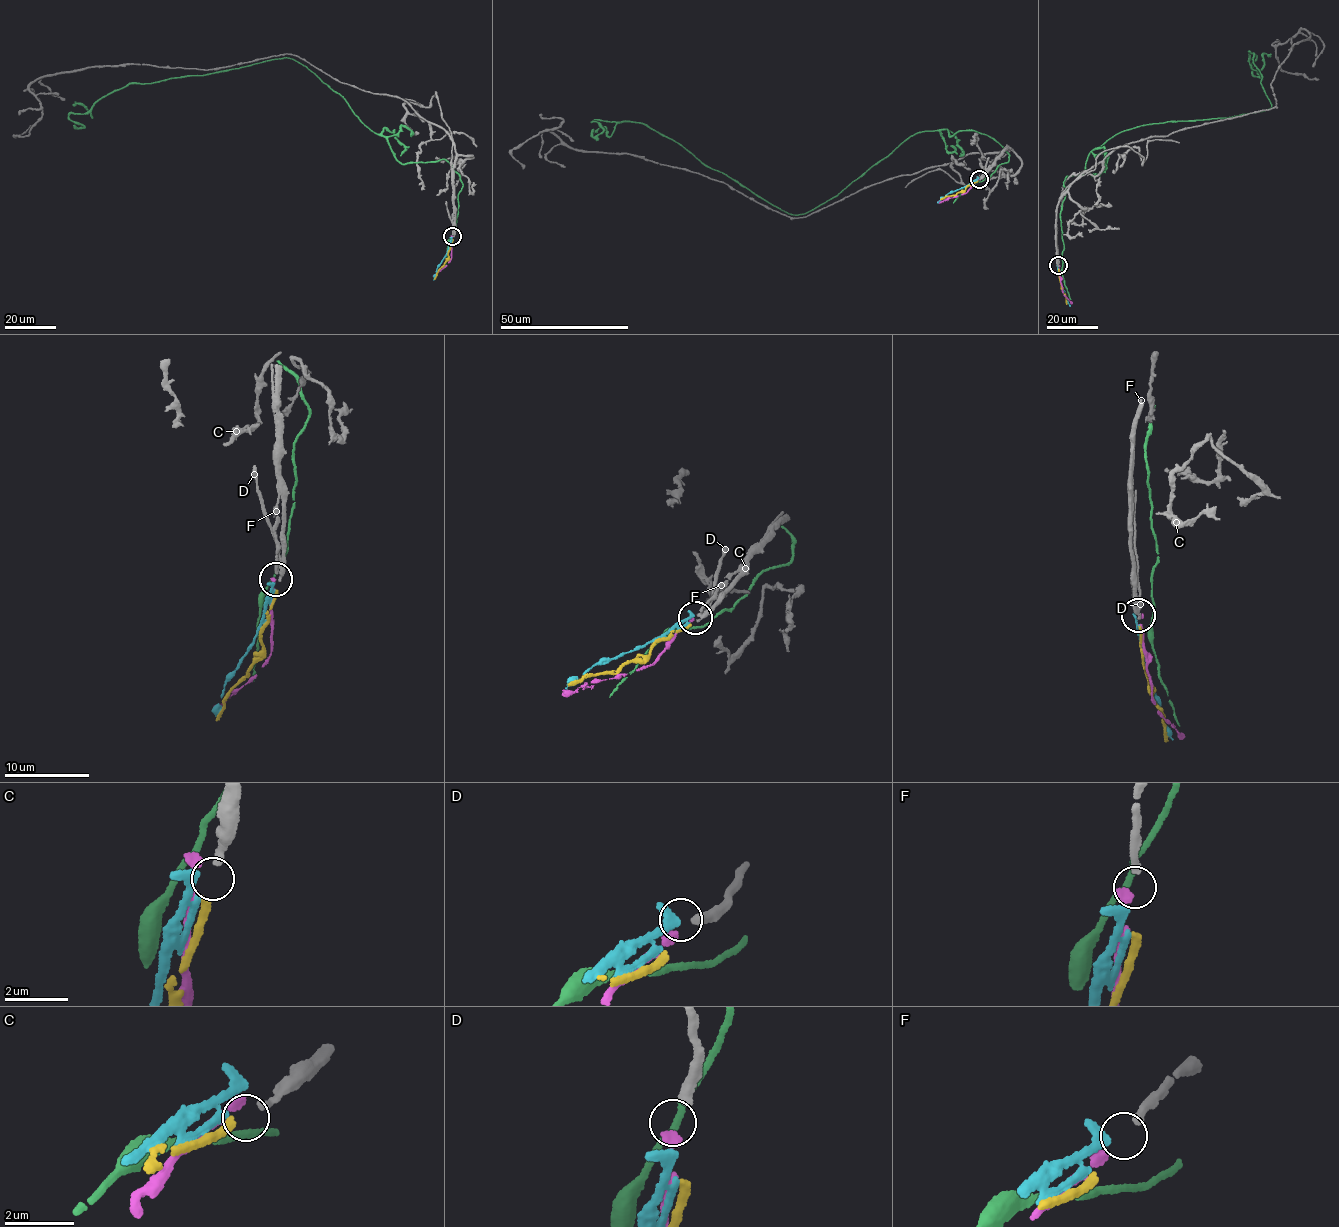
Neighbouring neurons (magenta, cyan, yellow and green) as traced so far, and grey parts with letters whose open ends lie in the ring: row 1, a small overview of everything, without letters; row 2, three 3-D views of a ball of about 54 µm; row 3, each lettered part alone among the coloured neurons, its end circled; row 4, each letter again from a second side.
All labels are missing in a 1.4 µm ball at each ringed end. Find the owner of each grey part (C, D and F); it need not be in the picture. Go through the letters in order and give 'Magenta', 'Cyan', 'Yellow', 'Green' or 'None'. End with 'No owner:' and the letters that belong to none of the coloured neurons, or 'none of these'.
C: Yellow
D: Magenta
F: Cyan
No owner: none of these

